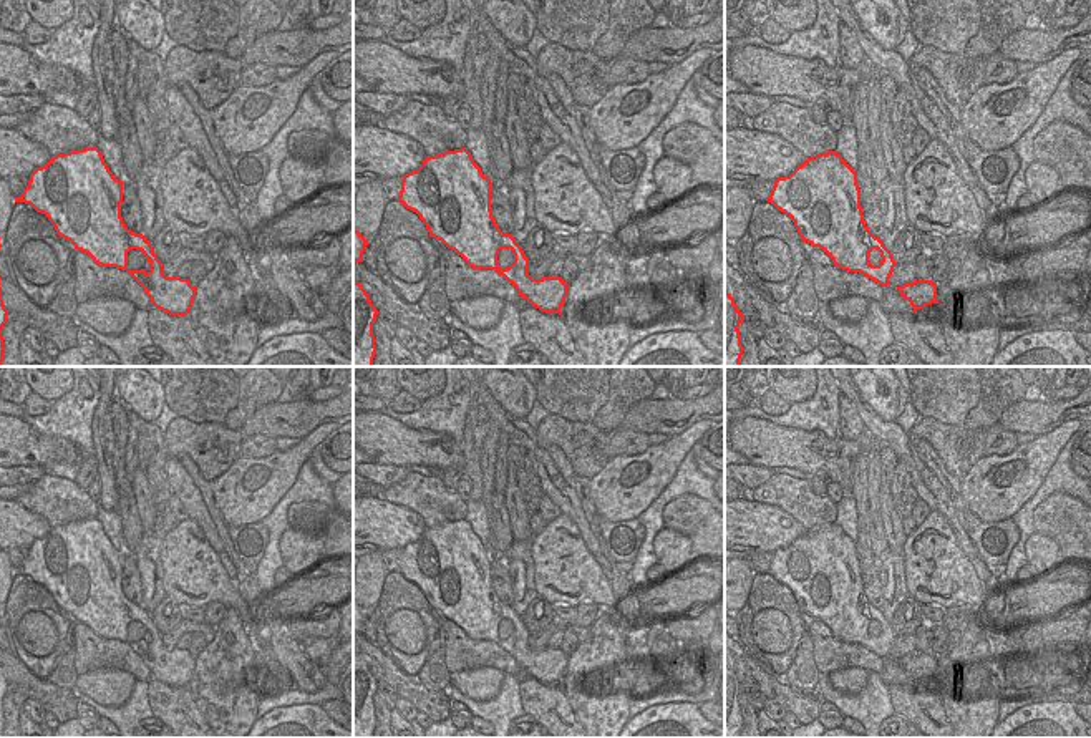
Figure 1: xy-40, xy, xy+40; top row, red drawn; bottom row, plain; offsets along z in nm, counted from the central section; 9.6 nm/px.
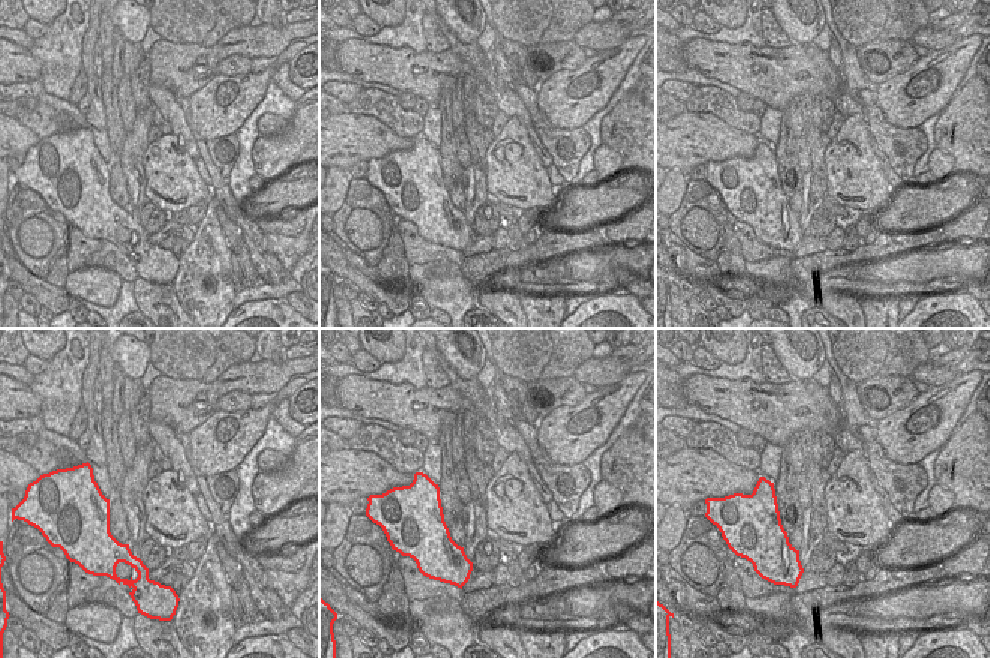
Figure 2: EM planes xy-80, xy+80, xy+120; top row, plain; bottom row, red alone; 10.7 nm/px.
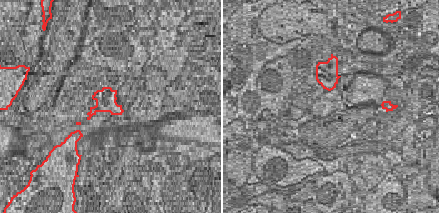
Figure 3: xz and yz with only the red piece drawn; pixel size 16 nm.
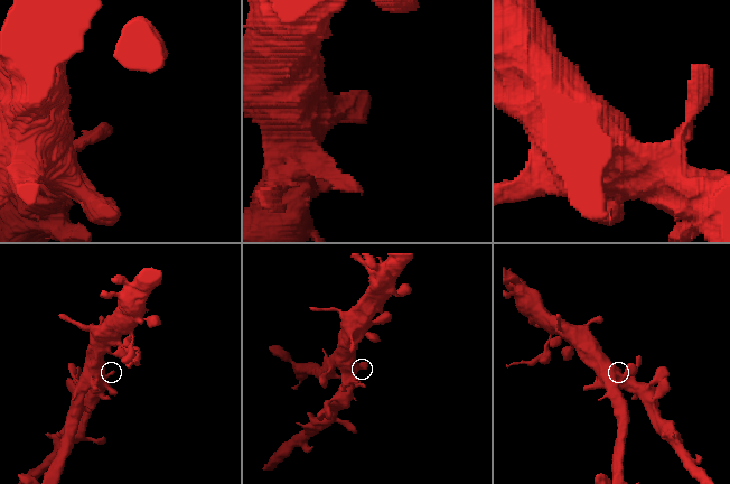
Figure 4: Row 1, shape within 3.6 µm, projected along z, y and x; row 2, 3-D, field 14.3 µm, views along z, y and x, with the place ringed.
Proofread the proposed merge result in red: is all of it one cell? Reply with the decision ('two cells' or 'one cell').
one cell

